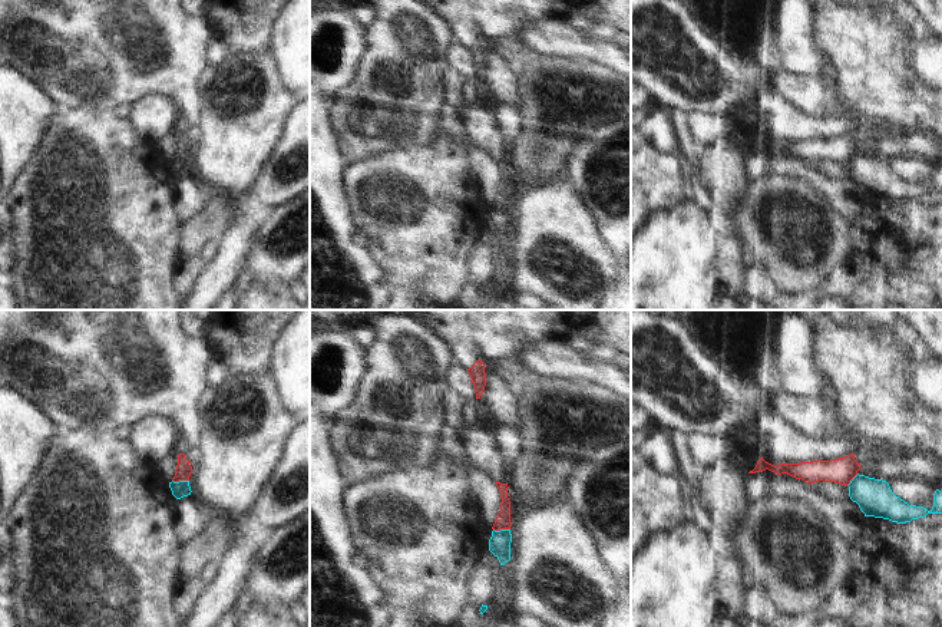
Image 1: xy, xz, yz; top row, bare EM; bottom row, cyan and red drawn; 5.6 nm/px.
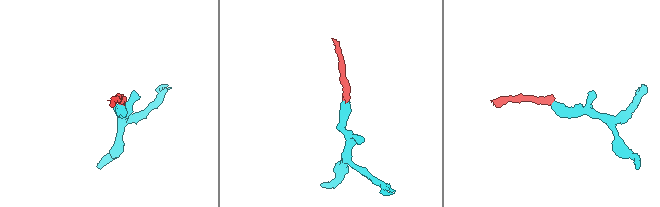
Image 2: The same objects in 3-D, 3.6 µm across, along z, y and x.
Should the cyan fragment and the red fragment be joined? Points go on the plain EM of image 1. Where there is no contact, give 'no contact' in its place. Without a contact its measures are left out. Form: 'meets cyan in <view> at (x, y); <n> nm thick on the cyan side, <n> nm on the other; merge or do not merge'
meets cyan in xy at (181, 159); 90 nm thick on the cyan side, 90 nm on the other; do not merge

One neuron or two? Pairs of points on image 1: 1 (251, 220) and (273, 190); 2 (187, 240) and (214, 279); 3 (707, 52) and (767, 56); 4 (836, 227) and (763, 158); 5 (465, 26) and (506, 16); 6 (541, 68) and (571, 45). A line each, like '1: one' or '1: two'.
1: two
2: two
3: two
4: two
5: one
6: two

